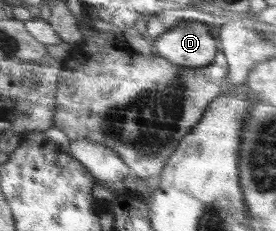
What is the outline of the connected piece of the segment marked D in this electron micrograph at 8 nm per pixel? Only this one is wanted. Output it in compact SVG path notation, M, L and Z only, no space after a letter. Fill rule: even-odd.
M197 20L179 25L152 39L153 50L174 65L207 66L217 54L218 39L211 35L211 26Z

